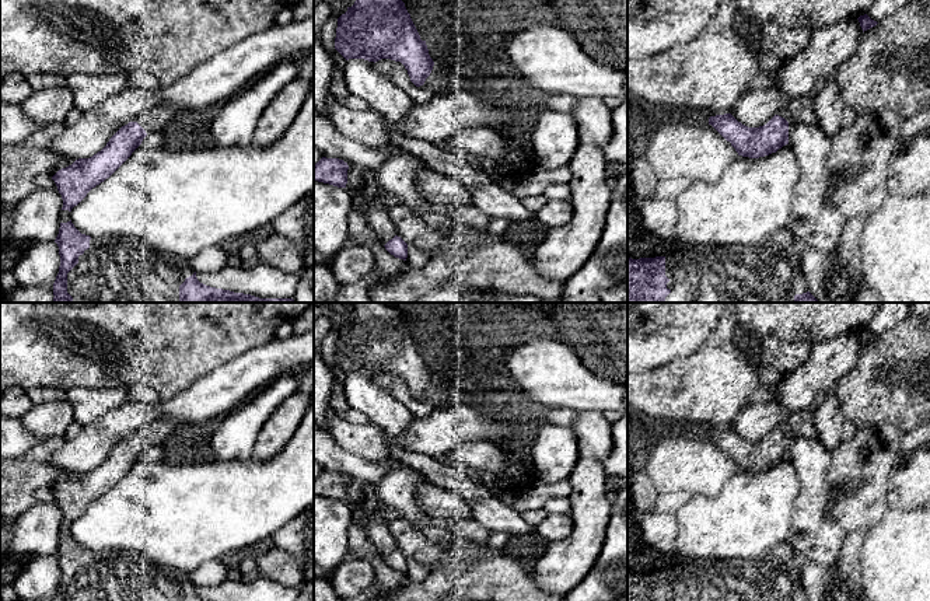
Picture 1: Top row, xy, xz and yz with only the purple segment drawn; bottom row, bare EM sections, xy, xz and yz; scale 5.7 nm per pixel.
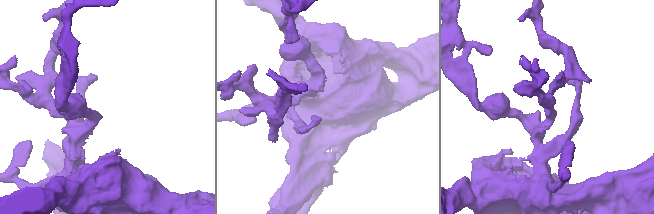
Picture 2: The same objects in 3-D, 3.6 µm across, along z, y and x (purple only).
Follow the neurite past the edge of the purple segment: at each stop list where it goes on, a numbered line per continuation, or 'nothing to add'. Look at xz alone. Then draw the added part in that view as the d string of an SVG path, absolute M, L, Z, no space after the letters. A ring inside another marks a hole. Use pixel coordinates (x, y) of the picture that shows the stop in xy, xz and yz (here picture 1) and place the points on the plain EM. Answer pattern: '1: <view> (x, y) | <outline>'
nothing to add

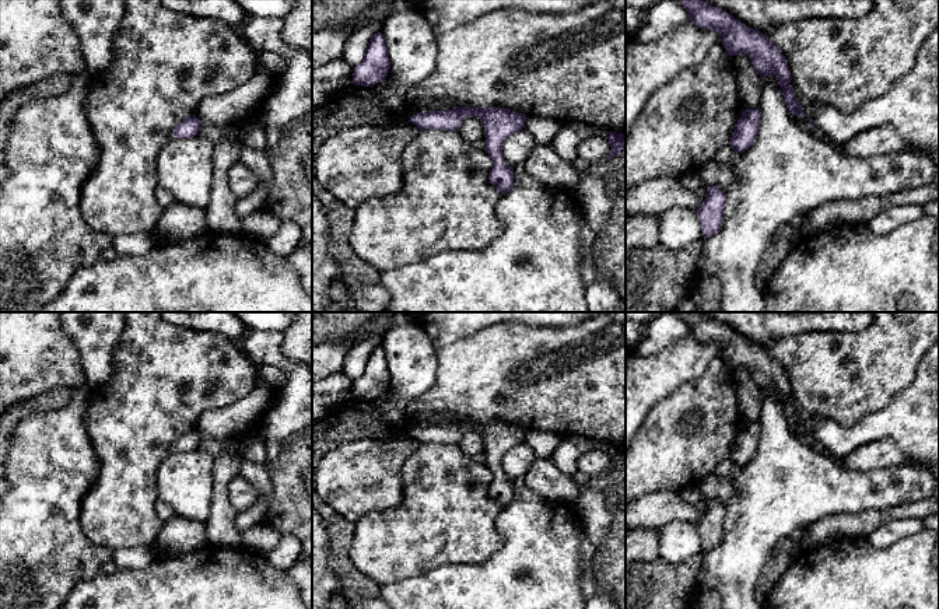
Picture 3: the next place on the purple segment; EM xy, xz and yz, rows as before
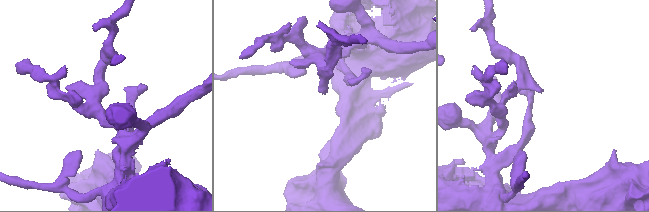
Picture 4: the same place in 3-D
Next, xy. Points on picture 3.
nothing to add

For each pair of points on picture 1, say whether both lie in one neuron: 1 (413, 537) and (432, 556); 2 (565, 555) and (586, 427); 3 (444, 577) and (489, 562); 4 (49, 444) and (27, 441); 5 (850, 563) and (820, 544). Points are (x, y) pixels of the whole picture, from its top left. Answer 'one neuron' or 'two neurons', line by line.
1: one neuron
2: one neuron
3: one neuron
4: two neurons
5: two neurons

